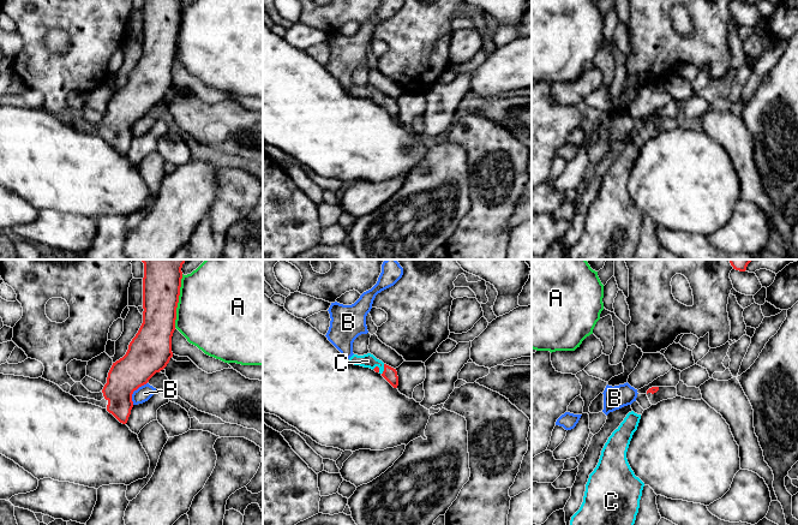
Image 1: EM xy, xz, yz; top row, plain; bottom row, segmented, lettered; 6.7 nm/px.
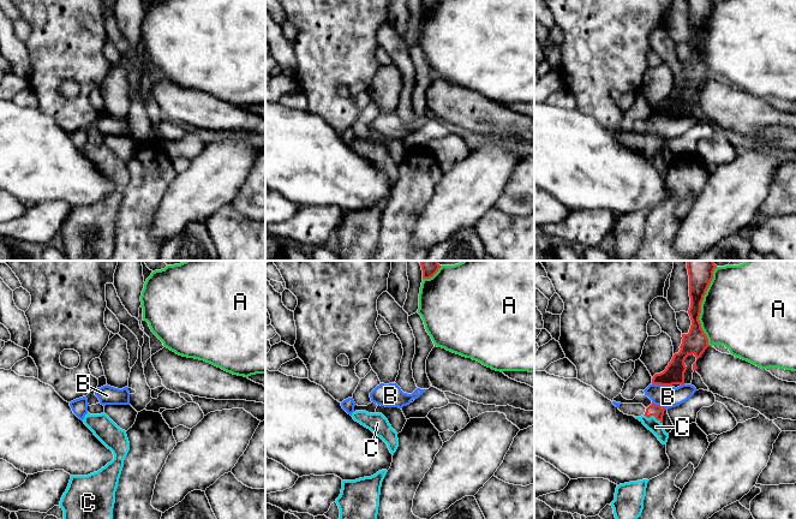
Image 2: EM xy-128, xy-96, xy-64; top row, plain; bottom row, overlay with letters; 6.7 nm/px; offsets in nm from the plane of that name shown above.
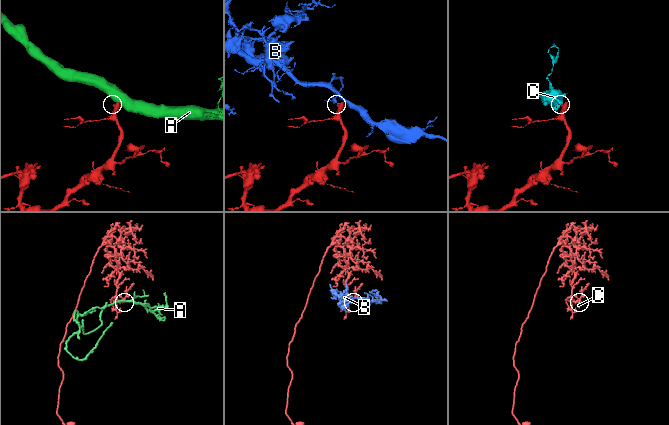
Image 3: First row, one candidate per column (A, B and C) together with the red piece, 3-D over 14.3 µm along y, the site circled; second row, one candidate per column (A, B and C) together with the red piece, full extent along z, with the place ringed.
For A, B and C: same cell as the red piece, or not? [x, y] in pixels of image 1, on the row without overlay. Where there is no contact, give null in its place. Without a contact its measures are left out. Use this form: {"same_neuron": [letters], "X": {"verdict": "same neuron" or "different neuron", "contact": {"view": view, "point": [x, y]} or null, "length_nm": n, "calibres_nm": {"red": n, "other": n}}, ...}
{"same_neuron": ["C"], "A": {"verdict": "different neuron", "contact": {"view": "xy", "point": [178, 31]}, "length_nm": 360, "calibres_nm": {"red": 260, "other": 500}}, "B": {"verdict": "different neuron", "contact": {"view": "xy", "point": [133, 121]}, "length_nm": 180, "calibres_nm": {"red": 260, "other": 100}}, "C": {"verdict": "same neuron", "contact": {"view": "xz", "point": [384, 100]}, "length_nm": 70, "calibres_nm": {"red": 90, "other": 100}}}

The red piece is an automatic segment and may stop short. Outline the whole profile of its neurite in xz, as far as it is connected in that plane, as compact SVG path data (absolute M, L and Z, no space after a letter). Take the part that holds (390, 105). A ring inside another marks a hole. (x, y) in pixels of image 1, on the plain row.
M367 84L364 86L353 85L349 89L350 95L370 99L376 103L379 103L394 119L398 117L398 107L396 100L384 95L377 90L373 85Z

